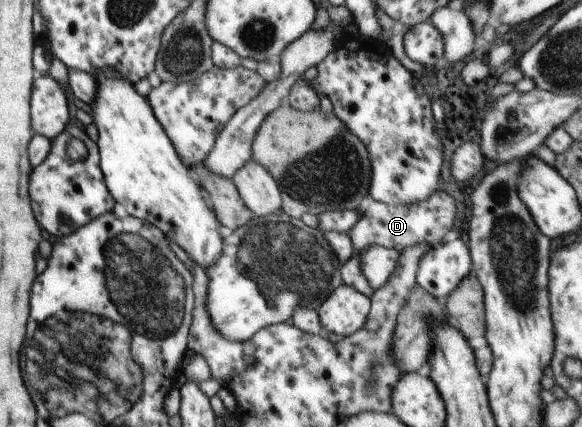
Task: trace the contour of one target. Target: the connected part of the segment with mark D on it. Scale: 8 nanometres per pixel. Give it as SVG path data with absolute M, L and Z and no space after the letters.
M443 186L436 193L428 197L426 201L419 201L410 205L390 205L374 201L371 205L371 210L365 211L363 216L357 221L357 224L349 232L355 252L340 268L342 282L355 287L365 296L371 297L374 293L374 288L369 284L362 268L359 266L363 252L373 245L389 247L400 253L413 245L427 243L434 246L437 243L441 243L451 231L456 210L453 197L443 189Z

